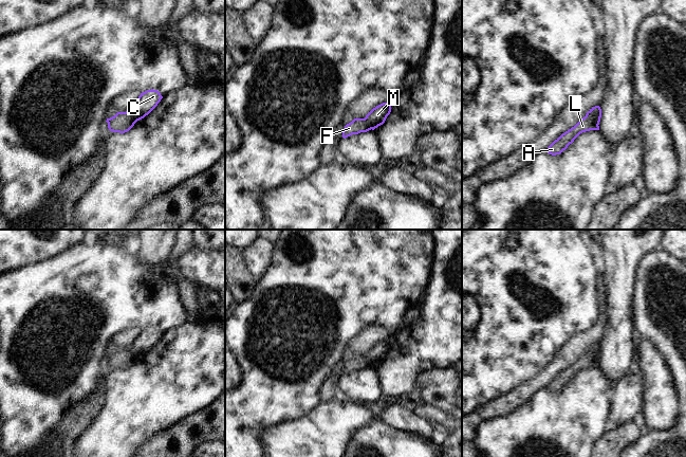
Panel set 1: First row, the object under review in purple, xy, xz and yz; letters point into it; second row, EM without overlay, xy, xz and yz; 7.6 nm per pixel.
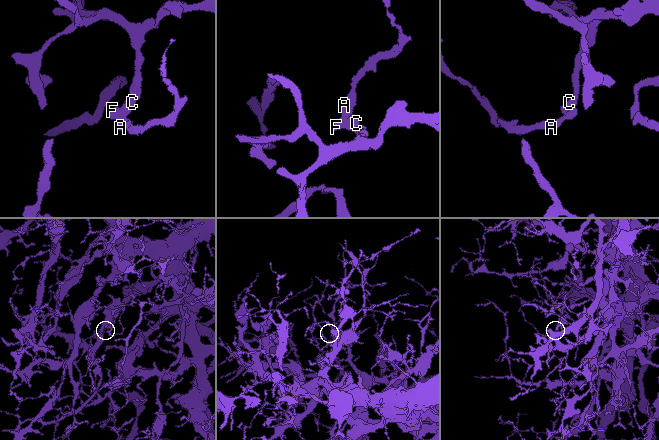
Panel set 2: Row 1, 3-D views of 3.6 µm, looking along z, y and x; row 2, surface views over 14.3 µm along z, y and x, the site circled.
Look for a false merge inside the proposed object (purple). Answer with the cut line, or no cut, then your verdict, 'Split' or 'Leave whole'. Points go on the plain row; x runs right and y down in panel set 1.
Split along xy (128, 348), (136, 358). Split.

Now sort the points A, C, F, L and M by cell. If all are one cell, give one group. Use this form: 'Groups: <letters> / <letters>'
Groups: A F L / C M.

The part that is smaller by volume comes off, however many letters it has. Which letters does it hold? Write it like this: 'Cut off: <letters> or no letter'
Cut off: A, F, L

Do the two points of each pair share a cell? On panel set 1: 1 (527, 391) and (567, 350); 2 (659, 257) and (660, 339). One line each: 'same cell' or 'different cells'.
1: same cell
2: same cell

